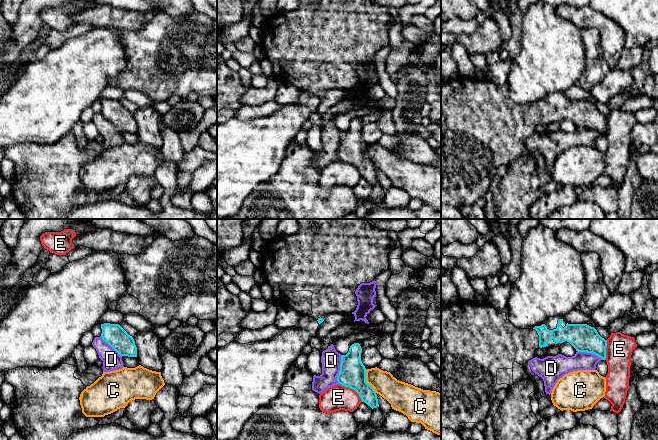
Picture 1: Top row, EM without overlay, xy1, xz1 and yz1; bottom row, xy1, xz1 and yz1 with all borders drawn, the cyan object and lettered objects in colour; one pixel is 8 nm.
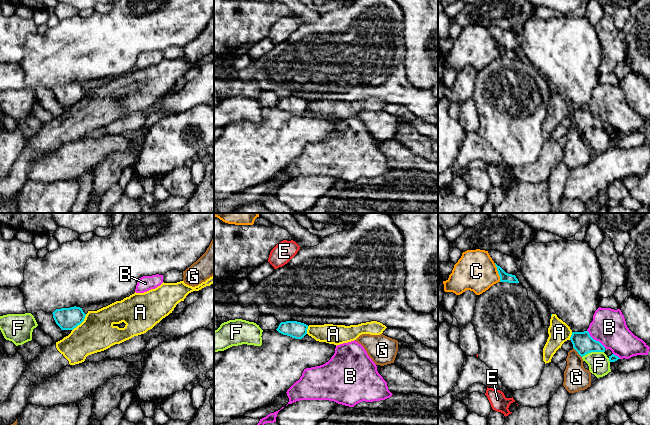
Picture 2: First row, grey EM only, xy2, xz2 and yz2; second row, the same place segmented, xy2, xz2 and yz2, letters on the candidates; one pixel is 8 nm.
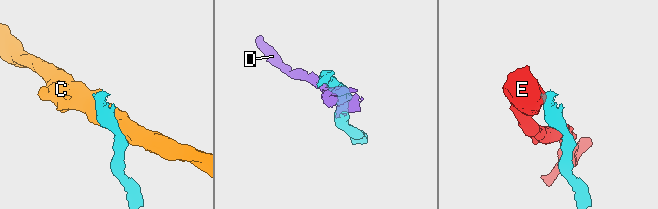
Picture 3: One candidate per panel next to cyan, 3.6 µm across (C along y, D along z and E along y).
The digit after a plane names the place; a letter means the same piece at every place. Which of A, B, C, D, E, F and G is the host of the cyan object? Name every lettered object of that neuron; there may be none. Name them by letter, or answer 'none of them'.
none of them

